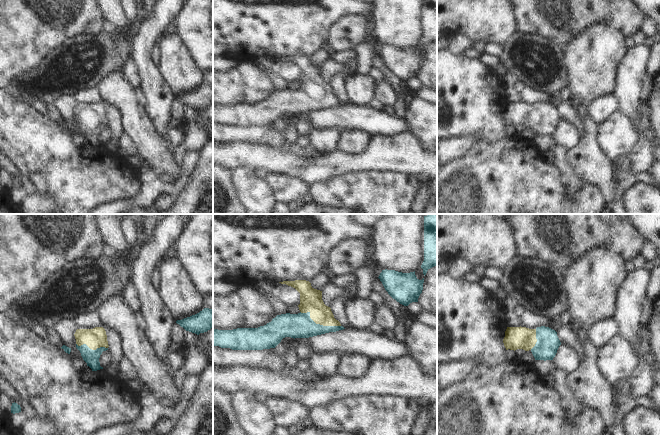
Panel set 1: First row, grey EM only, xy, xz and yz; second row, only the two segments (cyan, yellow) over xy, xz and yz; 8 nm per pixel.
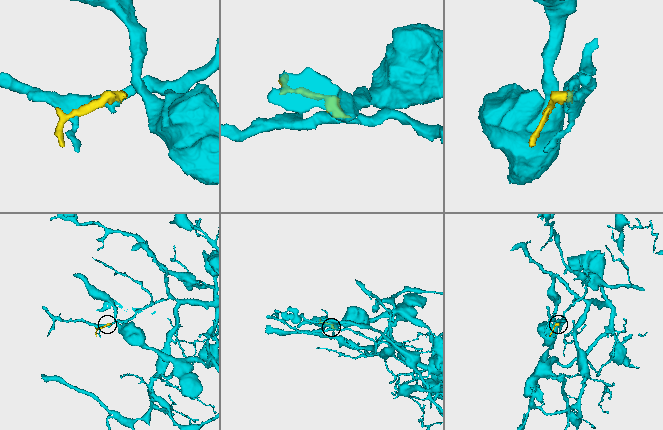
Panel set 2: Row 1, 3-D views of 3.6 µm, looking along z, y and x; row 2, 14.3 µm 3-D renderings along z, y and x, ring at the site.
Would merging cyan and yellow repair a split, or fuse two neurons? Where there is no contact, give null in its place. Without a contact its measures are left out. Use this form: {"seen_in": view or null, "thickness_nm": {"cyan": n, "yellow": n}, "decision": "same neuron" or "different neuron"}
{"seen_in": "xz", "thickness_nm": {"cyan": 200, "yellow": 180}, "decision": "same neuron"}

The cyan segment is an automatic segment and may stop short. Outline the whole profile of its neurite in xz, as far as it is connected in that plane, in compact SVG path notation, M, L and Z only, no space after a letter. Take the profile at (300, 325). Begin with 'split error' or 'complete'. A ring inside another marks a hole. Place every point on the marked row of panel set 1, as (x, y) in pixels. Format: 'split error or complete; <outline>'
split error; M306 280L279 282L295 288L300 293L300 312L298 314L281 314L272 319L271 322L258 328L237 328L233 330L218 330L213 328L213 346L230 348L232 350L263 350L275 348L283 338L309 338L329 332L345 329L338 320L334 318L331 308L326 306L322 300L322 291L314 289Z

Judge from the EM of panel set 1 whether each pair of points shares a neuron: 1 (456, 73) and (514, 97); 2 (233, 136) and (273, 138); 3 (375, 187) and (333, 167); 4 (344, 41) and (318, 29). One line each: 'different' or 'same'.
1: different
2: same
3: different
4: different

